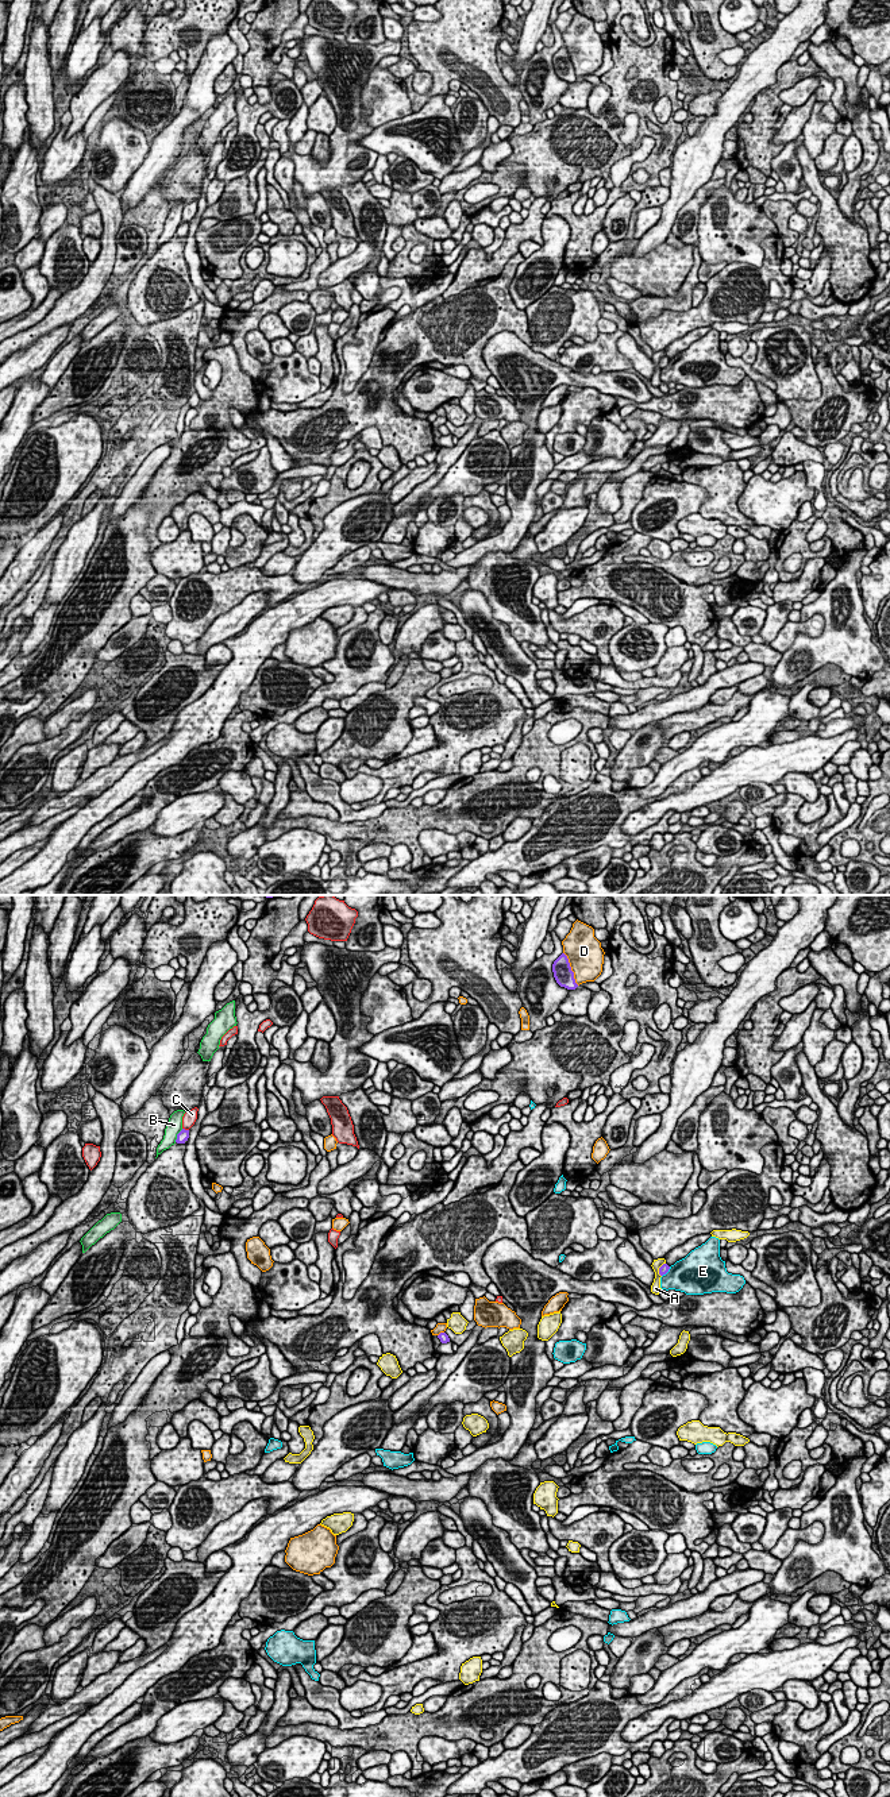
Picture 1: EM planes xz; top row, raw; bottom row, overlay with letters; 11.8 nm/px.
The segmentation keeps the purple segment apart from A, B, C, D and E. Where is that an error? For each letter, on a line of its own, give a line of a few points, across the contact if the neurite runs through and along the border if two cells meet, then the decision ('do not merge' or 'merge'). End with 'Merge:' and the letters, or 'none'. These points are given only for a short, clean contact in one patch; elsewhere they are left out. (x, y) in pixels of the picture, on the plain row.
A: do not merge
B: do not merge
C: do not merge
D: do not merge
E: do not merge
Merge: none

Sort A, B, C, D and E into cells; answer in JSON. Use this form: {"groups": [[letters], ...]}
{"groups": [["A"], ["B"], ["C"], ["D"], ["E"]]}

